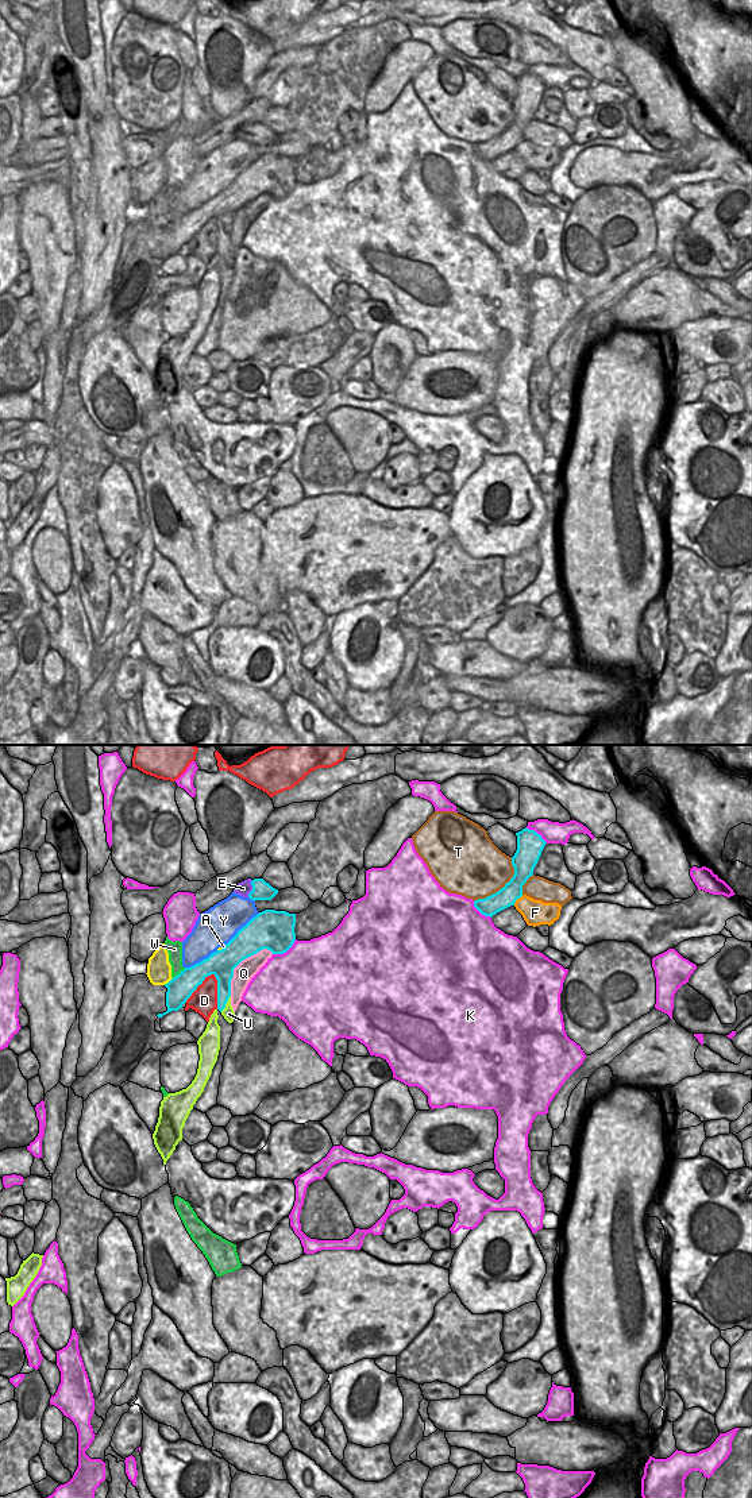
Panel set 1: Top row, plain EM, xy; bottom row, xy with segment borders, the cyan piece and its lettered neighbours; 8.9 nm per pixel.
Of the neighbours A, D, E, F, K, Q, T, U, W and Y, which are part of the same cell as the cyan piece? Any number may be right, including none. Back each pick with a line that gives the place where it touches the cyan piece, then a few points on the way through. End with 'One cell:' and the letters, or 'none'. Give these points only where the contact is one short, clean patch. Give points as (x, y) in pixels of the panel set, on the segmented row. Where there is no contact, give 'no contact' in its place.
One cell: none

